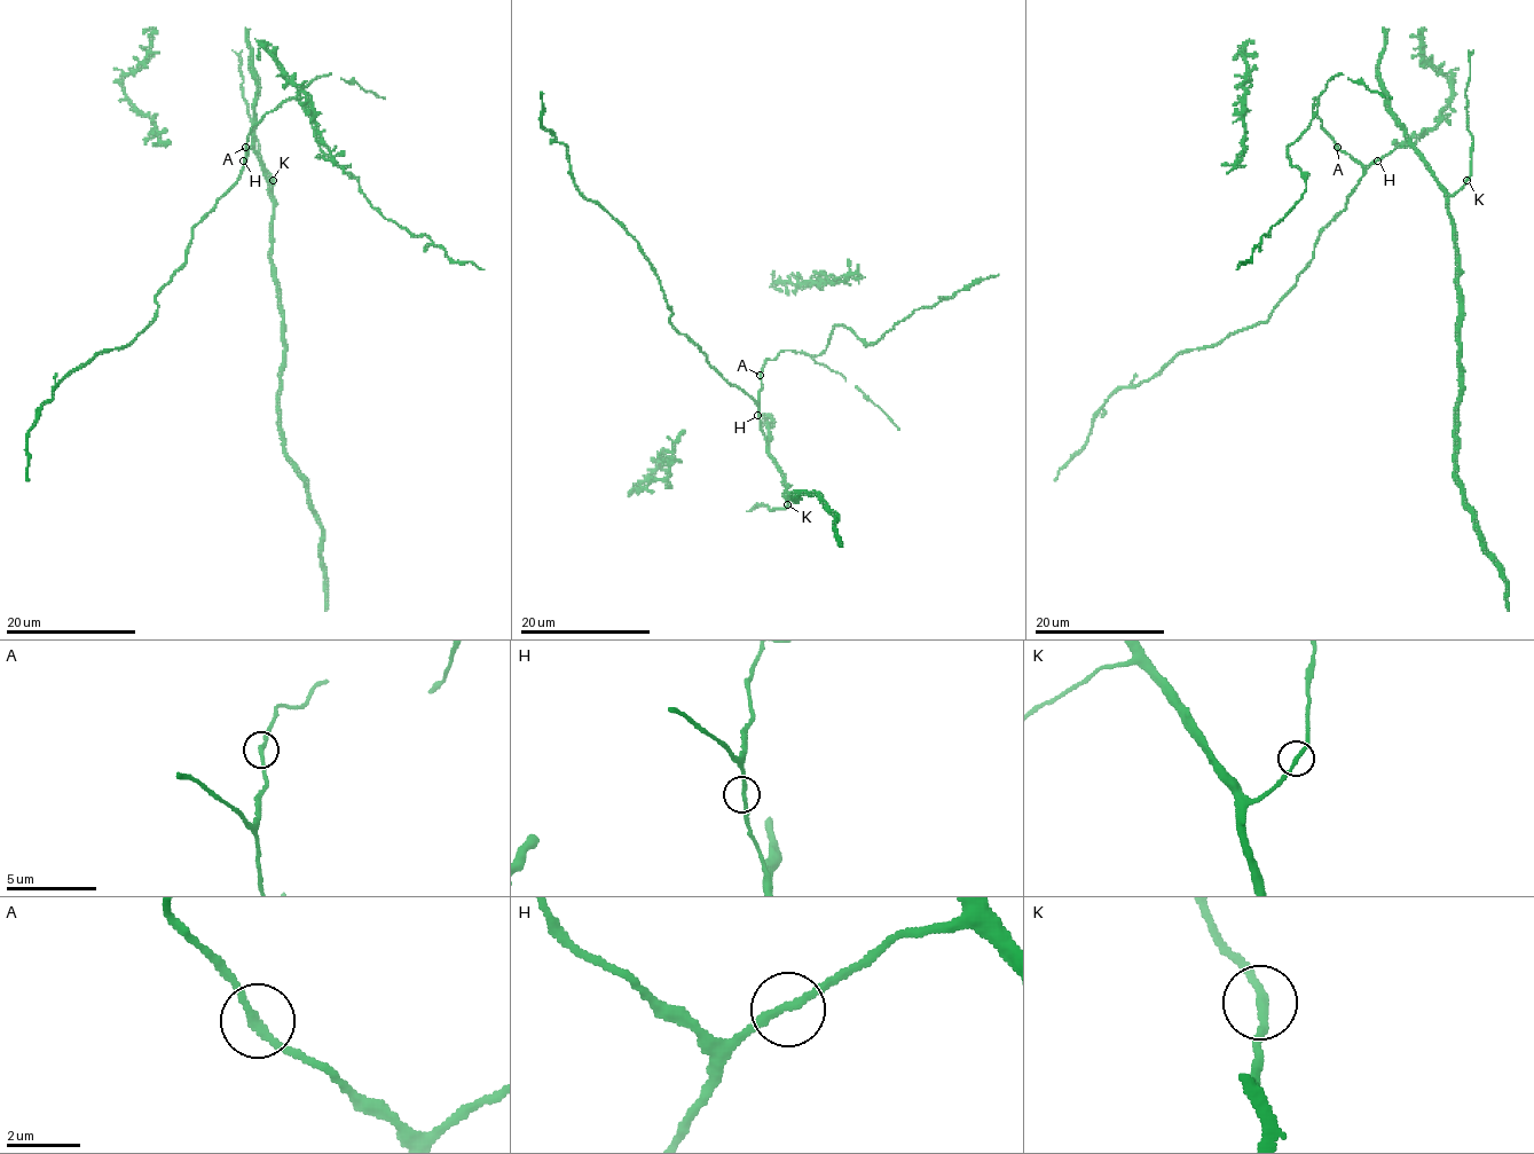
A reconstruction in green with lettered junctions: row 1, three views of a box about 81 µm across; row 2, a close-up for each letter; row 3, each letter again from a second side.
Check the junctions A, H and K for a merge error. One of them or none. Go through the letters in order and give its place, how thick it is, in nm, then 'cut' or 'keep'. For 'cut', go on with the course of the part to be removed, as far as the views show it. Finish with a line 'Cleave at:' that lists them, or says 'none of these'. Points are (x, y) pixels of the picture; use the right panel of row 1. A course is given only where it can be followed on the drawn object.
A: at (1337, 147); 220 nm thick; keep
H: at (1377, 161); 200 nm thick; keep
K: at (1466, 180); 220 nm thick; keep
Cleave at: none of these

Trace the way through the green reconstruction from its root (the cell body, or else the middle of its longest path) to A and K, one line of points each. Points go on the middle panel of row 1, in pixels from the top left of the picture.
A: (760, 414), (760, 375)
K: (760, 414), (760, 430), (783, 477), (787, 504)

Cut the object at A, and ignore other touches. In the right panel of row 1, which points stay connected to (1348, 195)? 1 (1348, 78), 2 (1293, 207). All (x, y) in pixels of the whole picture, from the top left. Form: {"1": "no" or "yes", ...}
{"1": "no", "2": "no"}

